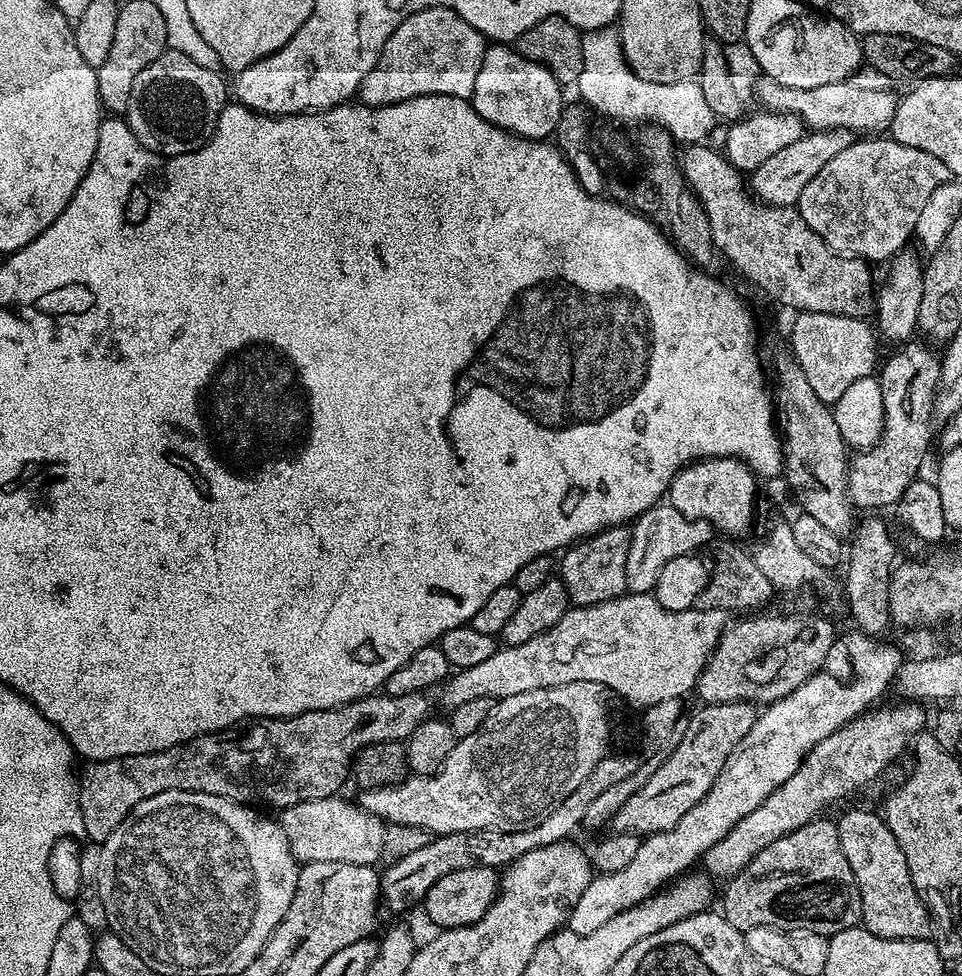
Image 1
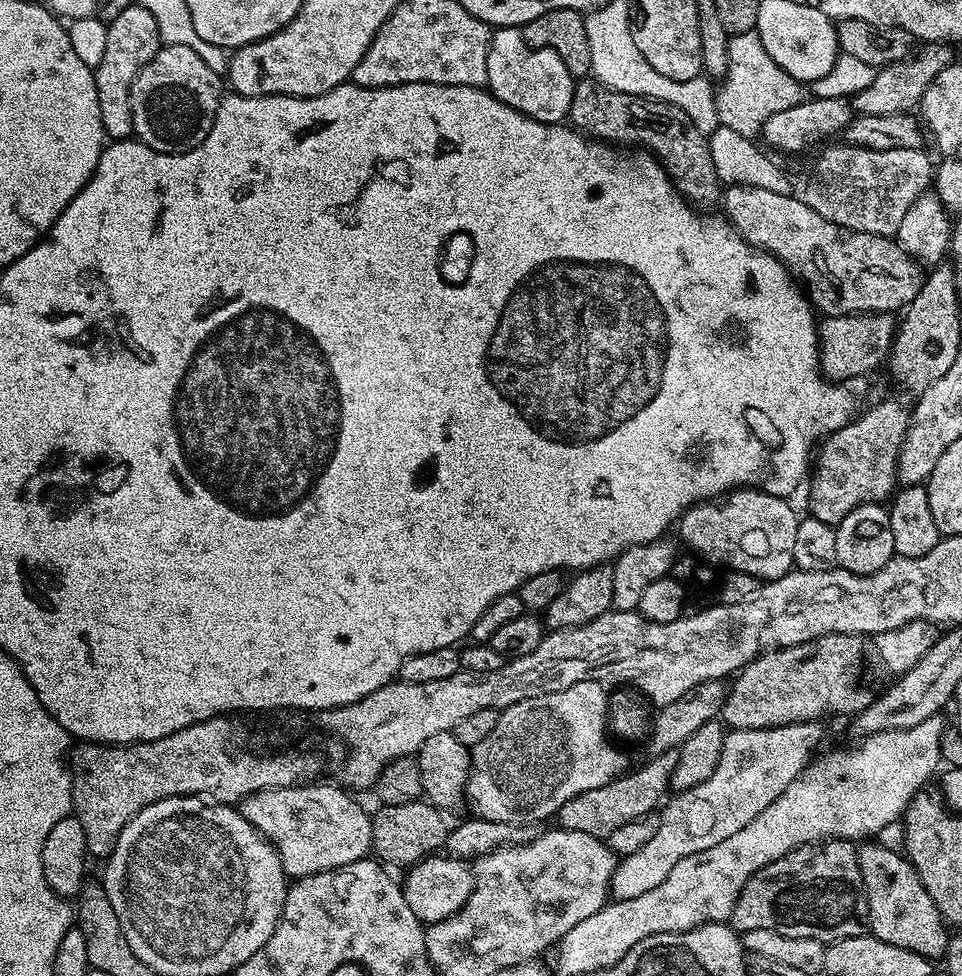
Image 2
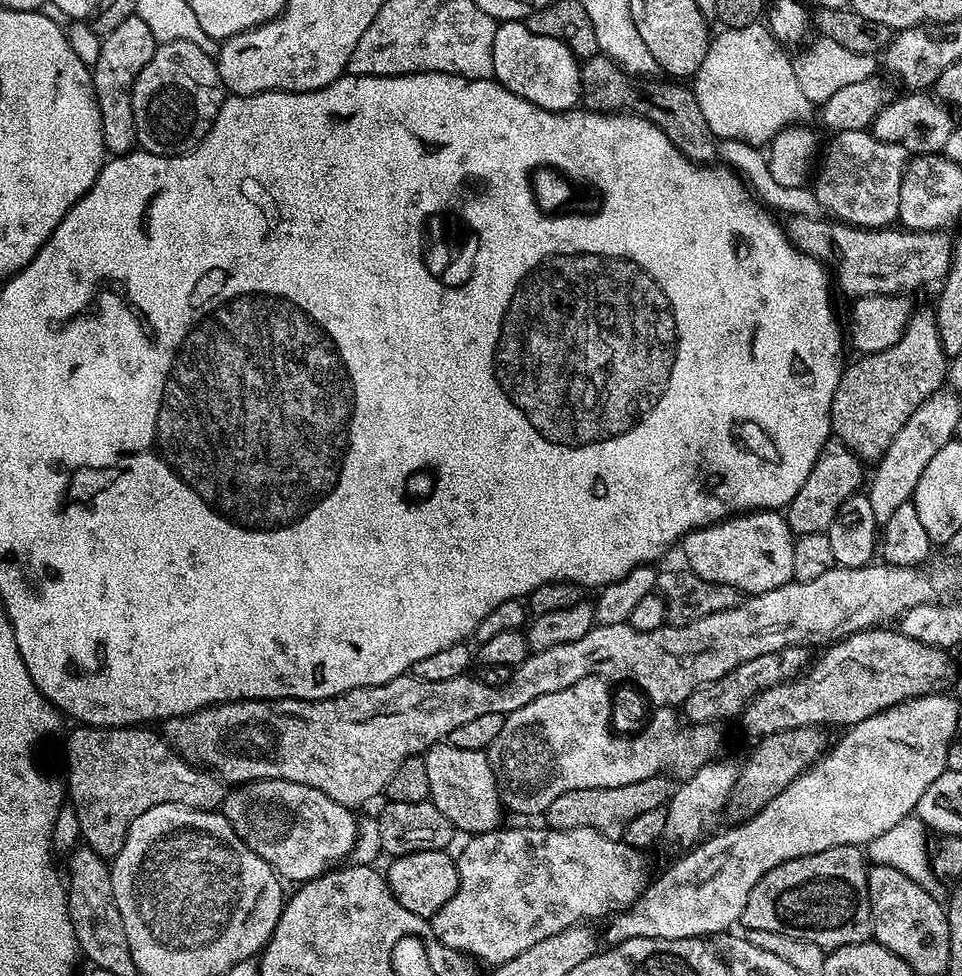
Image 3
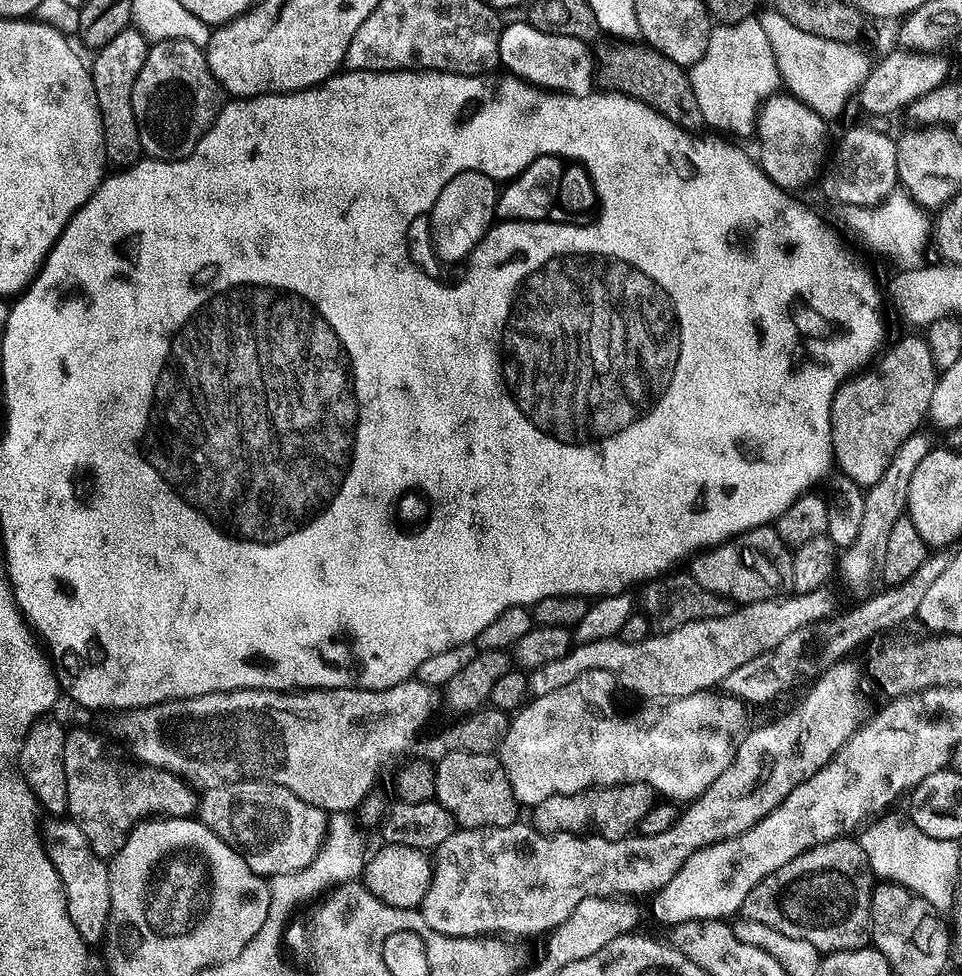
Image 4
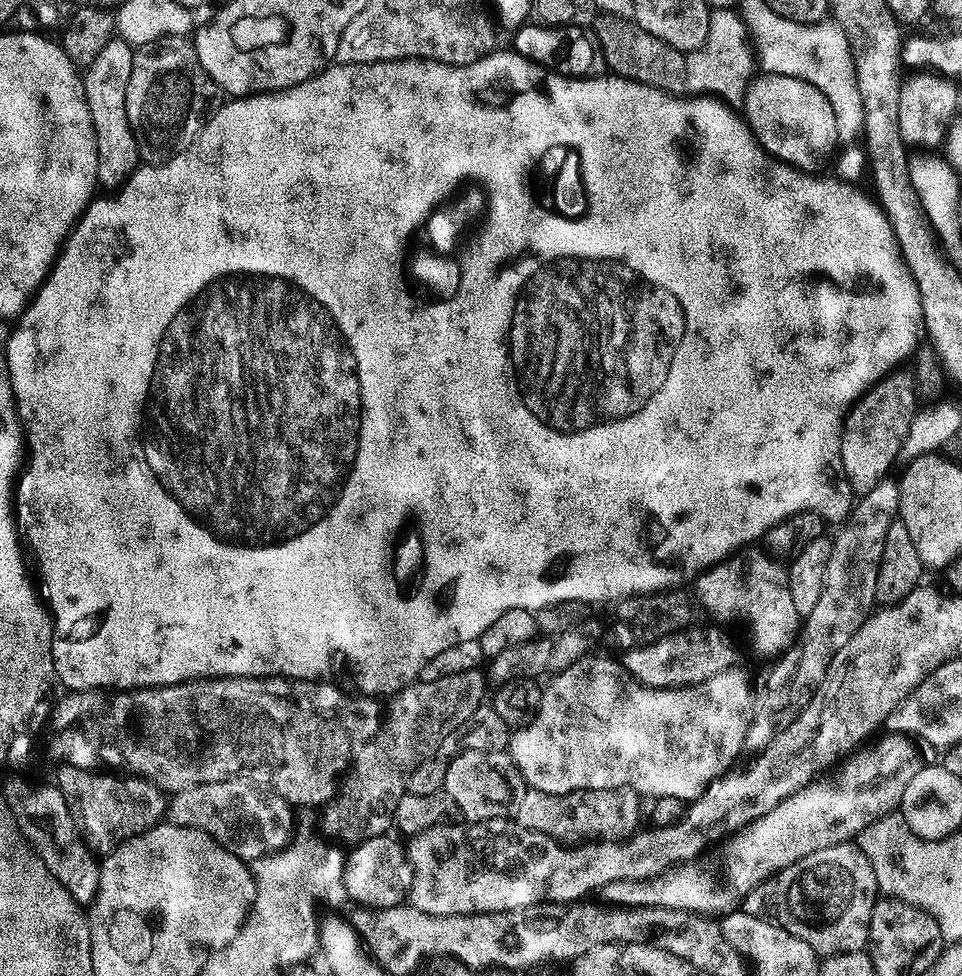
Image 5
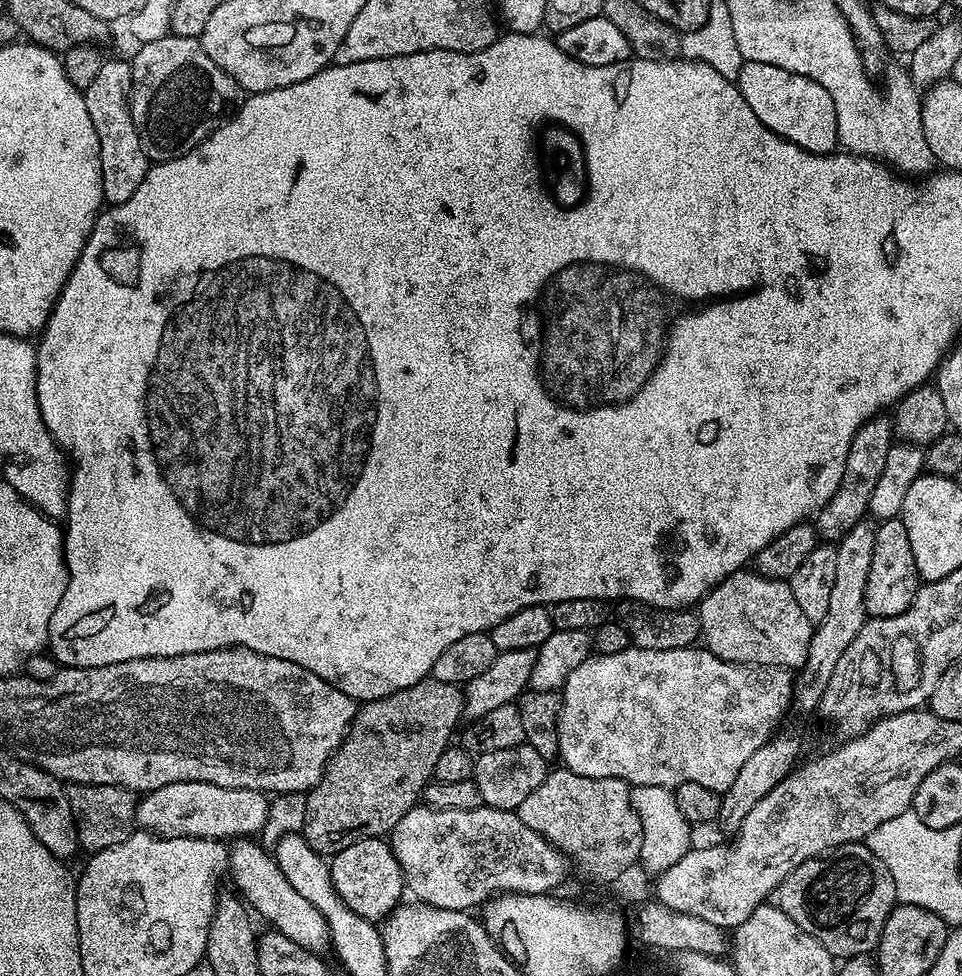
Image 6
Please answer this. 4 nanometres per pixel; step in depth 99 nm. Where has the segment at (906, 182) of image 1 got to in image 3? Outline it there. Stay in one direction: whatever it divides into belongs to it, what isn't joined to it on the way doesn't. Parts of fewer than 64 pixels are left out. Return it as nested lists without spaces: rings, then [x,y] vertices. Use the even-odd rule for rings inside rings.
[[[850,130],[837,132],[823,149],[820,173],[814,183],[814,200],[825,208],[829,217],[858,228],[887,228],[899,214],[899,191],[902,190],[904,170],[910,161],[910,153],[900,145],[879,141],[871,131]]]

